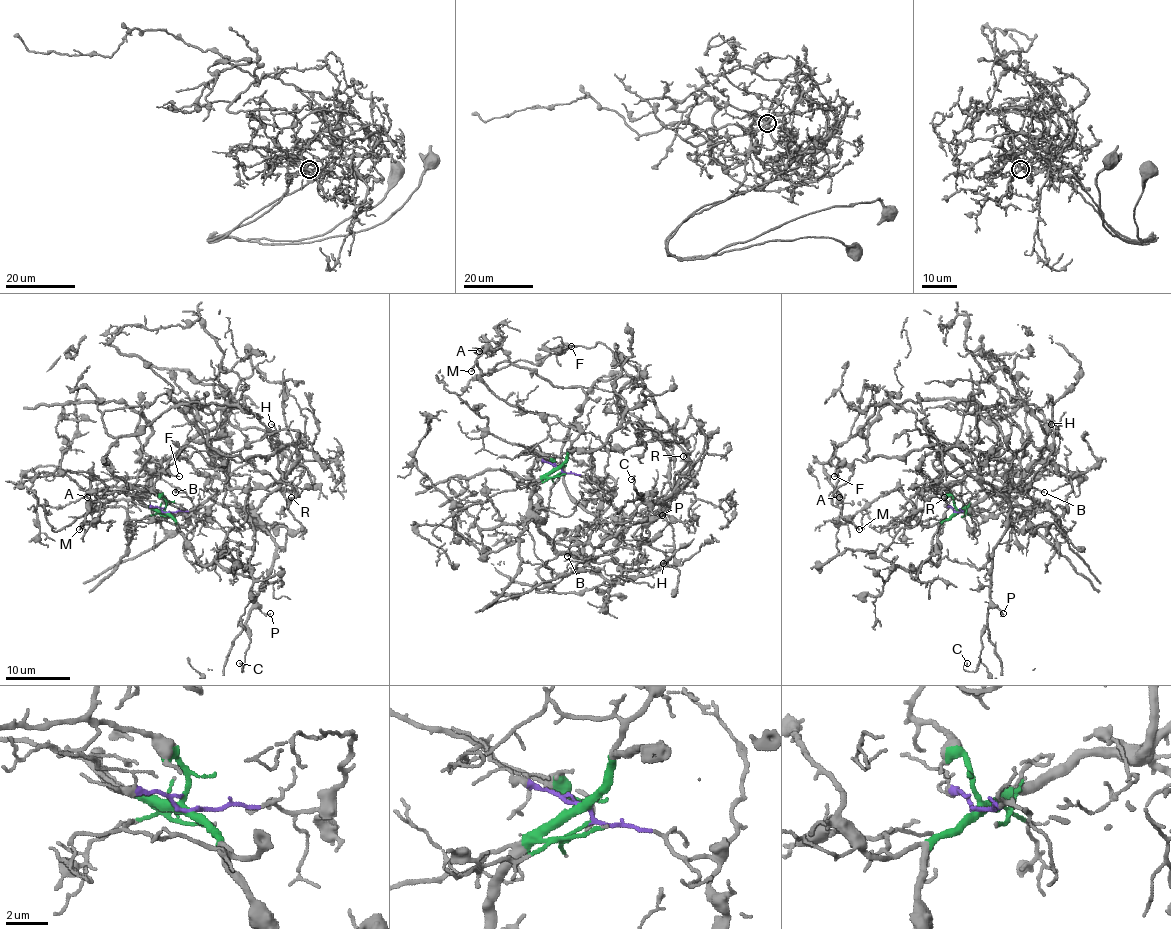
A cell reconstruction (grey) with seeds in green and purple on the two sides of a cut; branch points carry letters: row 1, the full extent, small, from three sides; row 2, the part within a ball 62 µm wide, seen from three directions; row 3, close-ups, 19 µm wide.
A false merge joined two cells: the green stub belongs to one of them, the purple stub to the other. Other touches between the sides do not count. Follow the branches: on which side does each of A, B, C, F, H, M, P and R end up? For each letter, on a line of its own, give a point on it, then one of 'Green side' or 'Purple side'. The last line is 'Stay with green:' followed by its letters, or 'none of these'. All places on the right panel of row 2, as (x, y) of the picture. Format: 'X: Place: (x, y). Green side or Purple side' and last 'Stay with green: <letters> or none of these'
A: Place: (839, 497). Green side
B: Place: (1044, 492). Purple side
C: Place: (967, 663). Purple side
F: Place: (834, 476). Purple side
H: Place: (1051, 424). Green side
M: Place: (859, 529). Green side
P: Place: (1003, 613). Purple side
R: Place: (944, 497). Purple side
Stay with green: A, H, M

